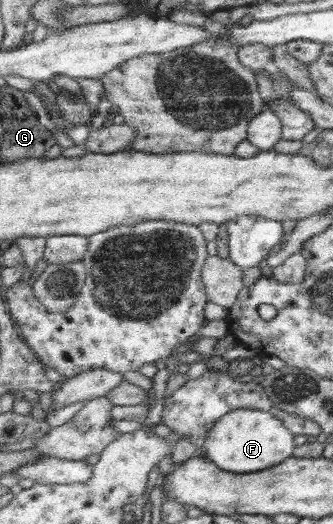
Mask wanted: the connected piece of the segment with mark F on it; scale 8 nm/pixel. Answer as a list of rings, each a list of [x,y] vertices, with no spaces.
[[[240,408],[228,412],[208,433],[203,447],[206,457],[228,472],[249,473],[265,471],[294,457],[295,435],[271,412]]]

